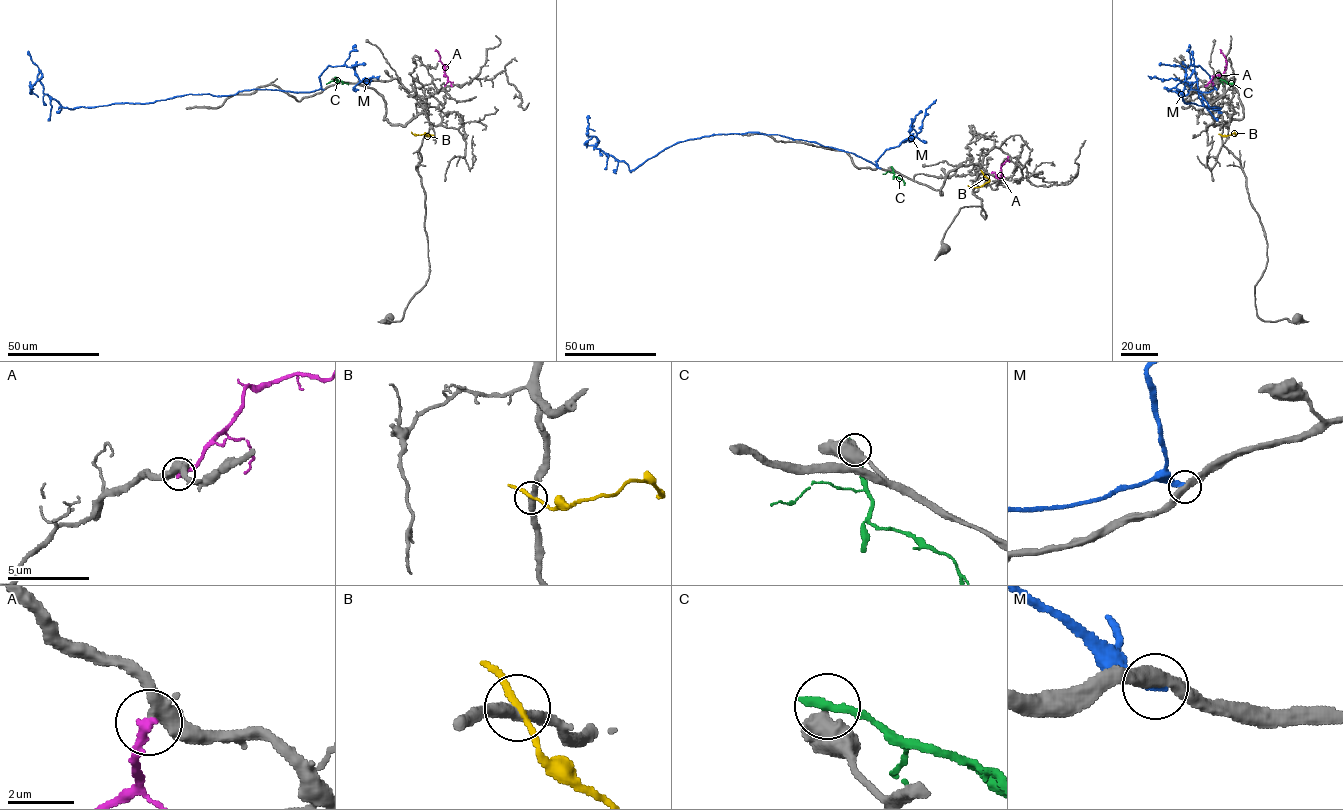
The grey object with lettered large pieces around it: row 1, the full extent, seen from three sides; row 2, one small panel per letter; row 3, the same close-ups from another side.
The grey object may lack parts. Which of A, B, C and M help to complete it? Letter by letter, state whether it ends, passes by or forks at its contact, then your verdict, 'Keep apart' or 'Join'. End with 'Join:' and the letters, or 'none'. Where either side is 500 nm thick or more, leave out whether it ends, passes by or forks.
A: It ends there. Join
B: It passes by. Keep apart
C: Keep apart
M: It ends there. Keep apart
Join: A

